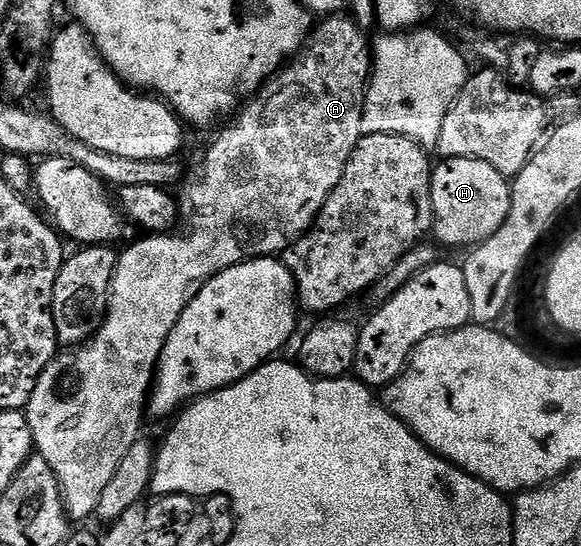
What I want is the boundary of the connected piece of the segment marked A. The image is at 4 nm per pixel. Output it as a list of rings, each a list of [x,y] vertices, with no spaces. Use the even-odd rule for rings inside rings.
[[[348,16],[325,17],[321,21],[324,23],[321,26],[319,23],[309,33],[307,42],[300,48],[300,53],[295,55],[283,68],[277,70],[253,97],[247,99],[243,109],[227,123],[229,126],[213,140],[212,147],[205,152],[204,163],[201,164],[200,171],[188,183],[186,183],[187,181],[183,183],[185,186],[182,206],[184,210],[188,209],[188,231],[185,234],[149,233],[147,236],[142,236],[146,238],[140,238],[137,242],[130,243],[121,252],[120,258],[118,254],[114,262],[112,289],[108,295],[108,311],[104,313],[104,323],[97,328],[96,333],[89,341],[69,349],[67,352],[57,353],[56,357],[50,360],[50,364],[46,364],[42,376],[38,376],[38,384],[34,384],[34,396],[30,396],[26,407],[28,427],[32,433],[32,445],[35,453],[42,455],[46,464],[50,464],[60,485],[60,498],[64,501],[64,511],[68,513],[69,519],[73,523],[80,522],[83,518],[91,519],[95,515],[98,500],[102,500],[102,492],[105,490],[106,484],[114,477],[114,472],[118,469],[118,464],[122,464],[126,452],[130,452],[130,444],[134,444],[142,437],[140,425],[144,422],[144,414],[146,418],[146,407],[152,383],[156,377],[156,365],[162,356],[162,348],[166,344],[170,332],[174,332],[174,324],[178,324],[178,316],[182,316],[186,304],[190,304],[190,300],[194,300],[194,296],[198,296],[202,287],[211,278],[218,276],[218,272],[248,262],[252,258],[283,255],[296,239],[312,227],[312,222],[326,204],[330,192],[334,192],[338,180],[342,180],[342,176],[346,172],[346,164],[350,160],[354,148],[365,135],[362,128],[364,97],[368,91],[368,79],[372,73],[370,38],[364,35],[363,28],[354,19],[346,17]]]

